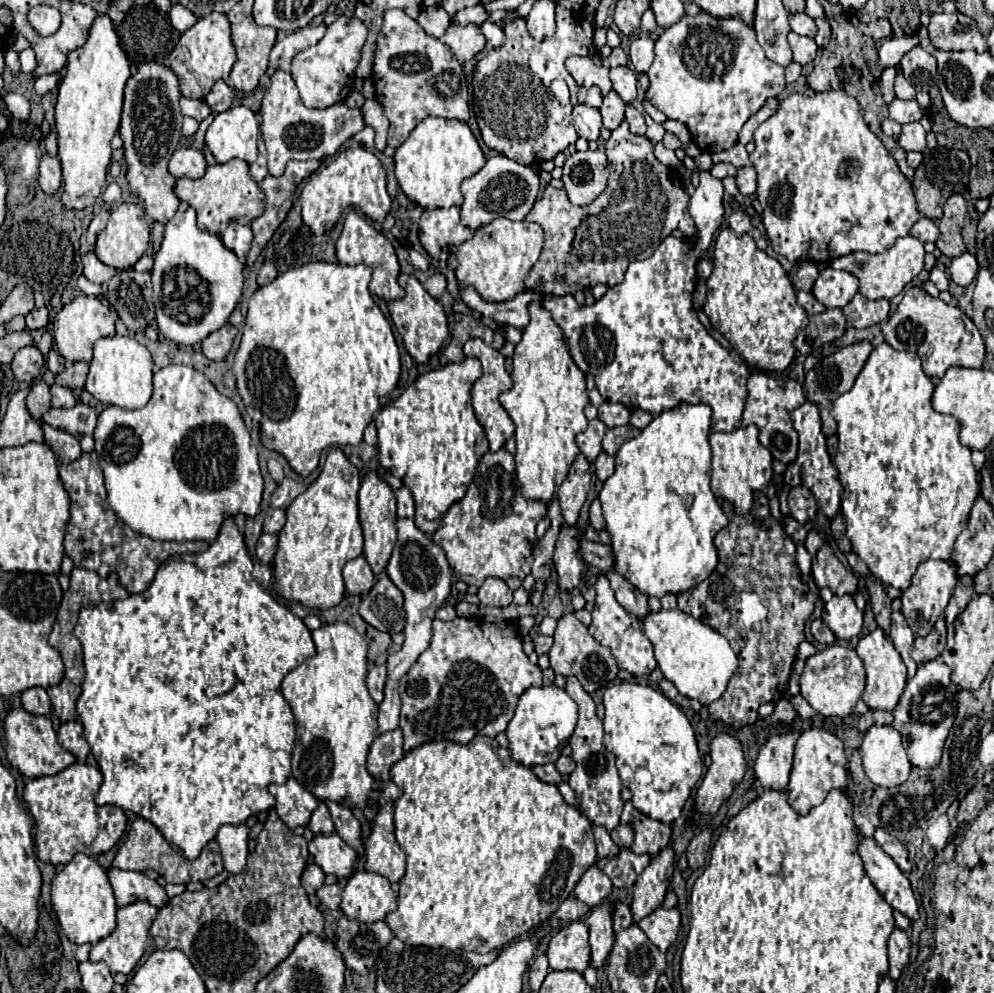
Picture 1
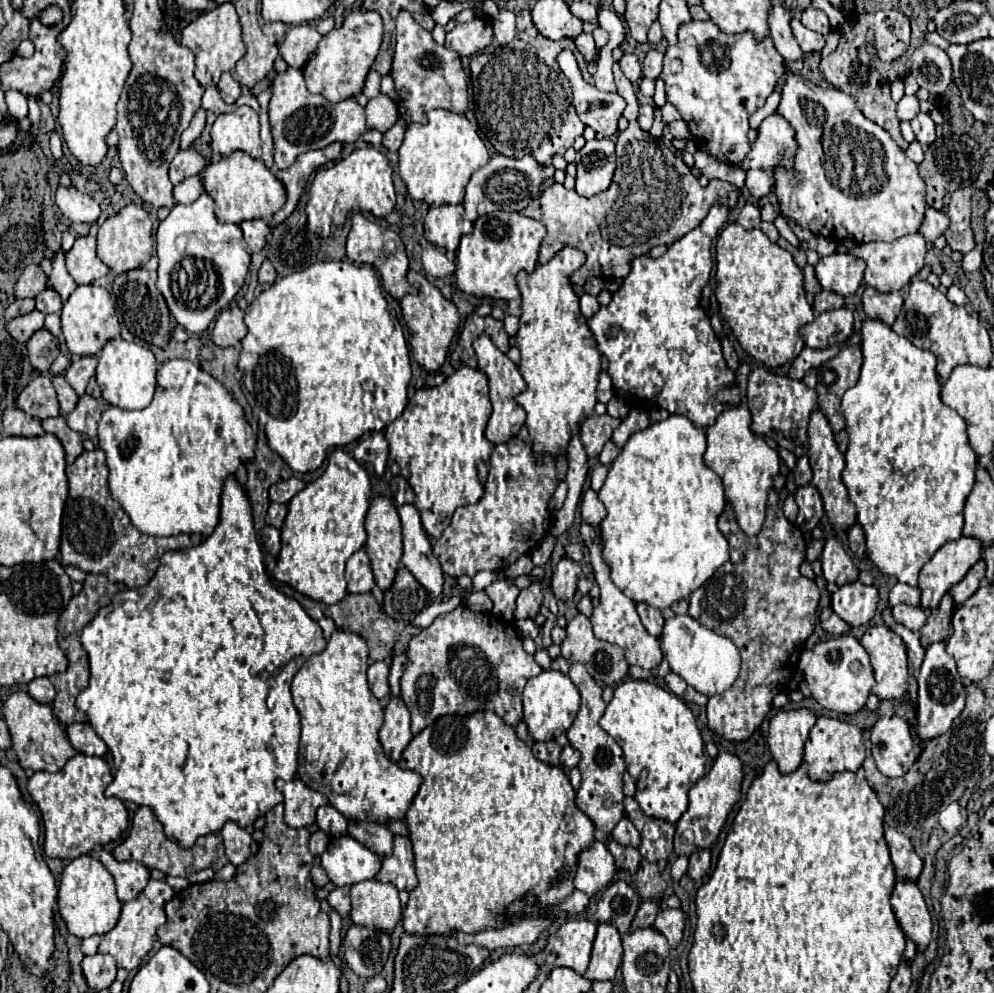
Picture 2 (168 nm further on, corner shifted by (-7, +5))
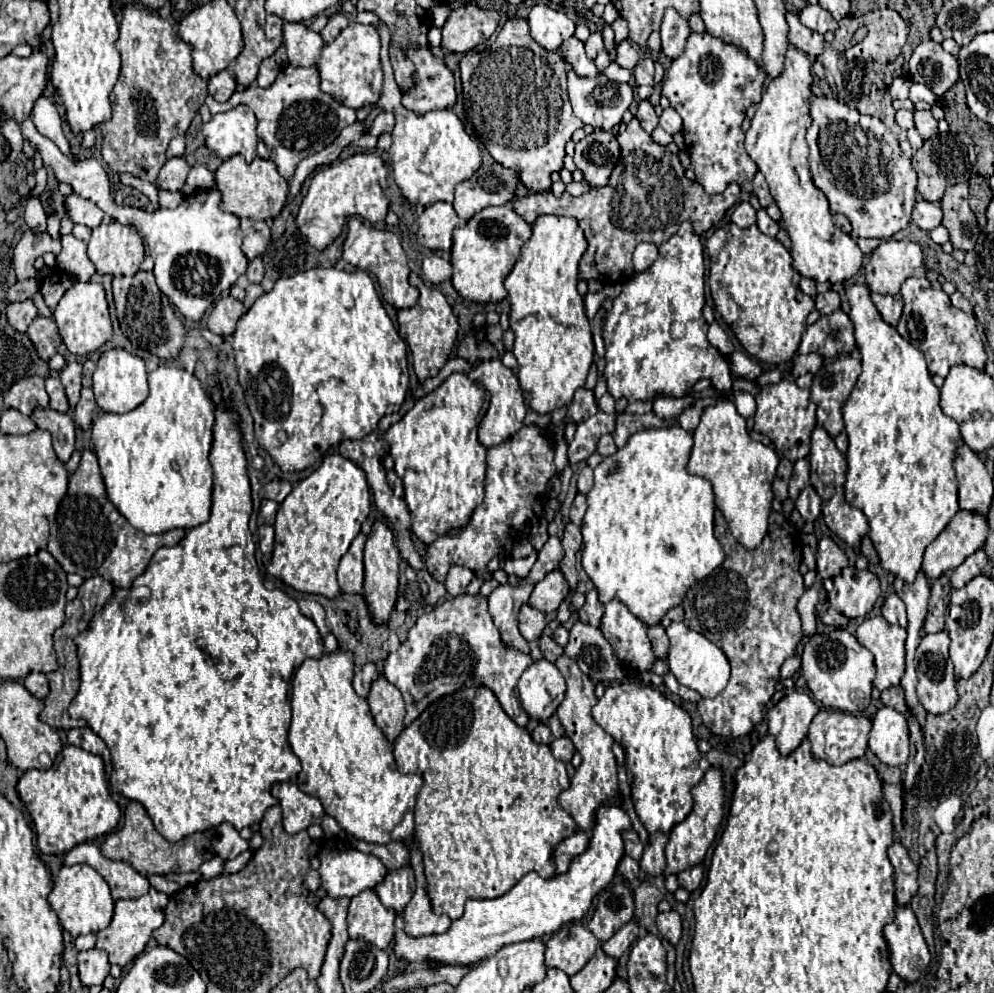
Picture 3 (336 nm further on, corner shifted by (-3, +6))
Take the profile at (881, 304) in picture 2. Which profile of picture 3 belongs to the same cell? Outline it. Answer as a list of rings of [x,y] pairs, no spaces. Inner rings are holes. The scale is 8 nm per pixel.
[[[871,293],[871,299],[873,299],[877,311],[881,313],[883,321],[889,323],[891,327],[895,327],[897,321],[899,321],[899,317],[901,317],[901,309],[903,309],[903,299],[901,299],[901,295]]]

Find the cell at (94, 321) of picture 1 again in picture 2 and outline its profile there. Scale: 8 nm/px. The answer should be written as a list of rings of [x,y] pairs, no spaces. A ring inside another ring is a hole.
[[[87,284],[77,286],[69,300],[61,310],[61,332],[65,336],[67,348],[75,356],[93,356],[97,354],[109,340],[119,338],[119,320],[115,314],[115,304],[111,294],[103,286]]]

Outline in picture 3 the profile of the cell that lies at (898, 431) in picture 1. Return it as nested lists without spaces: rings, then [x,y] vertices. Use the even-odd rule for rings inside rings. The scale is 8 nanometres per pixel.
[[[865,285],[847,287],[847,299],[851,303],[849,317],[855,327],[855,341],[861,353],[863,371],[843,405],[843,421],[849,435],[849,449],[845,455],[845,499],[851,507],[865,513],[869,521],[869,537],[879,555],[883,571],[913,583],[921,569],[925,547],[951,523],[959,511],[953,461],[961,445],[961,431],[959,425],[941,411],[939,389],[931,381],[925,353],[909,345],[909,341],[905,341],[895,327],[881,319]]]

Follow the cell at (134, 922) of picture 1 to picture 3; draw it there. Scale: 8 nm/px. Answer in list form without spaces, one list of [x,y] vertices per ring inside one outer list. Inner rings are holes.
[[[149,887],[149,891],[137,899],[127,899],[127,901],[117,901],[115,903],[115,915],[113,921],[107,929],[101,929],[97,933],[97,949],[103,949],[109,953],[109,963],[125,967],[131,963],[149,943],[151,933],[163,925],[163,909],[167,905],[169,897],[155,887]]]

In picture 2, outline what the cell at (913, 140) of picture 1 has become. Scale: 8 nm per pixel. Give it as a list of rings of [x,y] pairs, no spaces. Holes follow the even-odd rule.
[[[917,114],[911,120],[911,128],[917,136],[917,142],[921,142],[921,146],[929,146],[935,140],[935,122],[931,120],[929,114]]]

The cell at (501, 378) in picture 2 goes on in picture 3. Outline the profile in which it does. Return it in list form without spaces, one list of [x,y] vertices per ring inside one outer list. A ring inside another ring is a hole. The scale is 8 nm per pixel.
[[[489,359],[489,361],[483,361],[483,363],[475,365],[469,371],[469,377],[475,379],[477,383],[481,383],[491,393],[489,411],[485,413],[485,417],[479,425],[479,441],[485,447],[493,447],[493,445],[499,445],[505,439],[513,437],[513,433],[517,433],[523,427],[523,417],[525,417],[525,411],[527,411],[515,373],[511,369],[507,369],[499,359]]]

